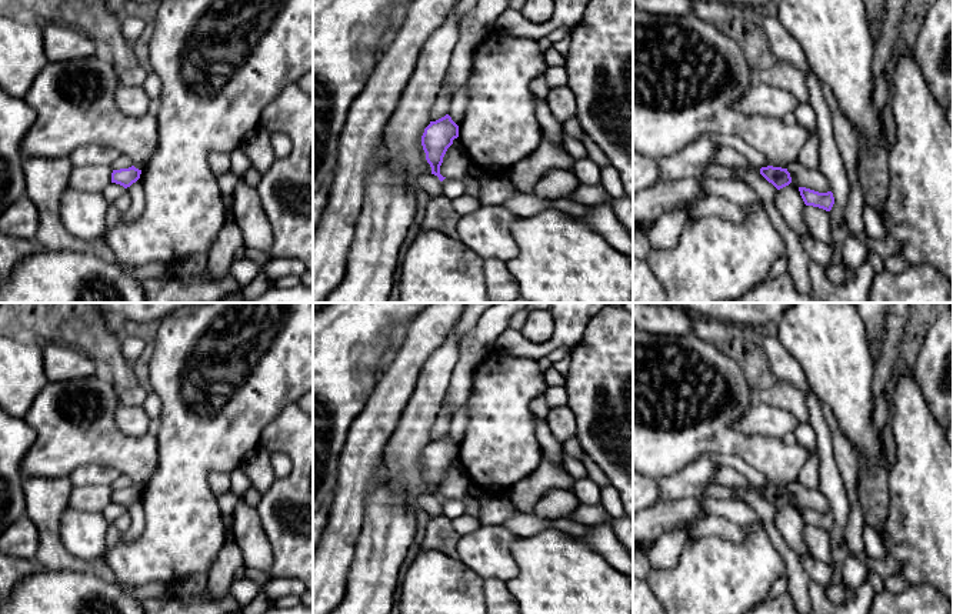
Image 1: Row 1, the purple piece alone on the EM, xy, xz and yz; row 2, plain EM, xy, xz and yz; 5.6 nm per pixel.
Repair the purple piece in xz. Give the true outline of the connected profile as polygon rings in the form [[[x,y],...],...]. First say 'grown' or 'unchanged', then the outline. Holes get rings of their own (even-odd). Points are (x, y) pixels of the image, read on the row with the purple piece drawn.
unchanged; [[[449,114],[436,121],[430,121],[421,136],[421,146],[426,153],[426,160],[431,167],[431,174],[437,176],[440,181],[446,178],[440,174],[443,157],[457,137],[459,126]]]

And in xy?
unchanged; [[[134,166],[129,168],[113,170],[111,183],[120,184],[127,188],[140,178],[140,174],[141,170],[136,168]]]

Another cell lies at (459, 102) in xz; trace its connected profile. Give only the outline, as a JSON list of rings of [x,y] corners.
[[[469,80],[450,97],[449,116],[459,126],[469,104]]]

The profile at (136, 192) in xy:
[[[140,178],[136,183],[133,183],[130,187],[127,187],[127,193],[131,198],[131,204],[130,204],[130,210],[123,214],[121,218],[123,223],[130,223],[136,220],[146,206],[144,188]]]

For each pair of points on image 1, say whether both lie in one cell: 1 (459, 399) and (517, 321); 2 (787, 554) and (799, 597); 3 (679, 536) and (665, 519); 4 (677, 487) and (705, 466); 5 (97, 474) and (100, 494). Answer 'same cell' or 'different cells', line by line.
1: different cells
2: same cell
3: different cells
4: same cell
5: different cells

